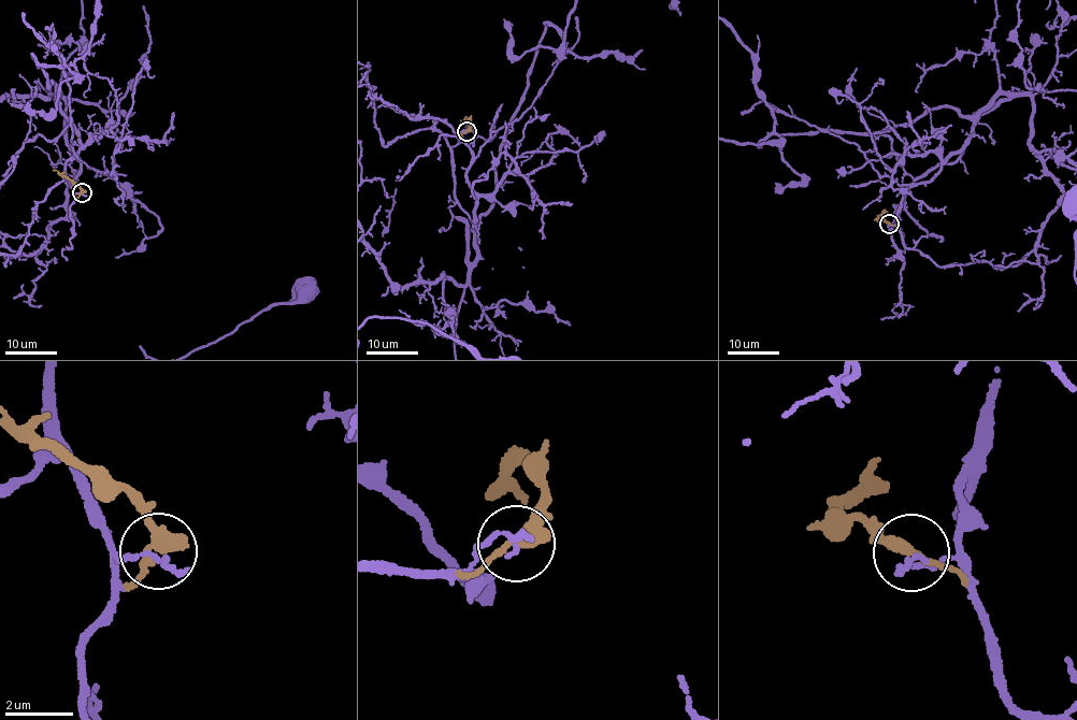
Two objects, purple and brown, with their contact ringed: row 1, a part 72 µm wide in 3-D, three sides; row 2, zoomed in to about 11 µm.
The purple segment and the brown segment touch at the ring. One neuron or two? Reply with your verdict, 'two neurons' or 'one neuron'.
two neurons

